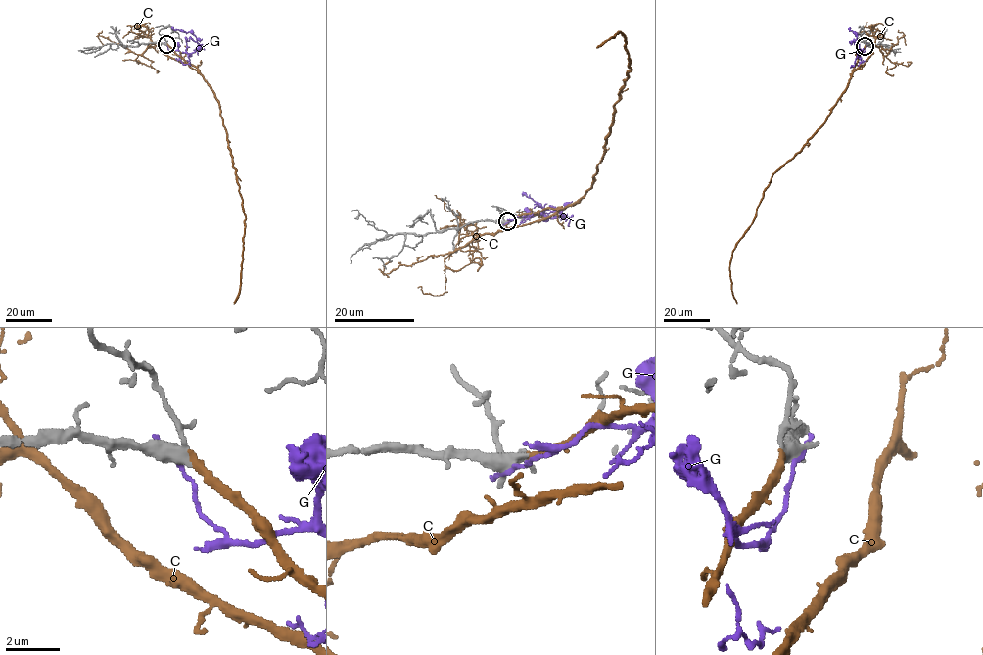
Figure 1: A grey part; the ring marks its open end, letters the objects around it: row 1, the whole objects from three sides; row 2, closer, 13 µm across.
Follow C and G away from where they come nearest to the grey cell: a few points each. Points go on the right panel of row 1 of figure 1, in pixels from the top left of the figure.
C: (865, 46), (845, 91), (824, 123), (772, 175), (755, 219), (736, 244), (729, 267), (731, 291), (737, 304)
G: (865, 46), (858, 56), (857, 35), (850, 27)

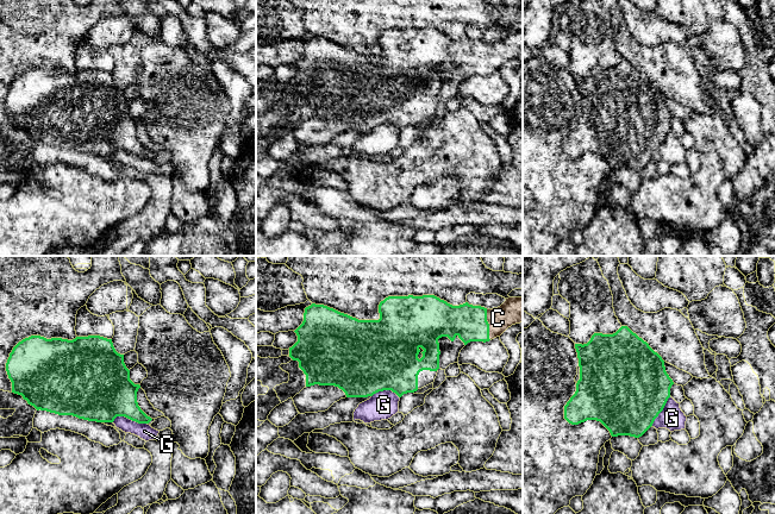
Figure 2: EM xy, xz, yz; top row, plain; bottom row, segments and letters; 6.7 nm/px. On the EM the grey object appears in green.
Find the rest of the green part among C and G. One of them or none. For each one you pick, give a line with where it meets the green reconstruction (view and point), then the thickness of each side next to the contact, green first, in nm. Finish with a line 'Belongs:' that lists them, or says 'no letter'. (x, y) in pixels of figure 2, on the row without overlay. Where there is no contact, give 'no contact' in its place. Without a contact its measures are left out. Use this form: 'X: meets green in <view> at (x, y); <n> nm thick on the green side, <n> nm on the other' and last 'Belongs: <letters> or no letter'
C: meets green in xz at (488, 58); 240 nm thick on the green side, 180 nm on the other
Belongs: C

